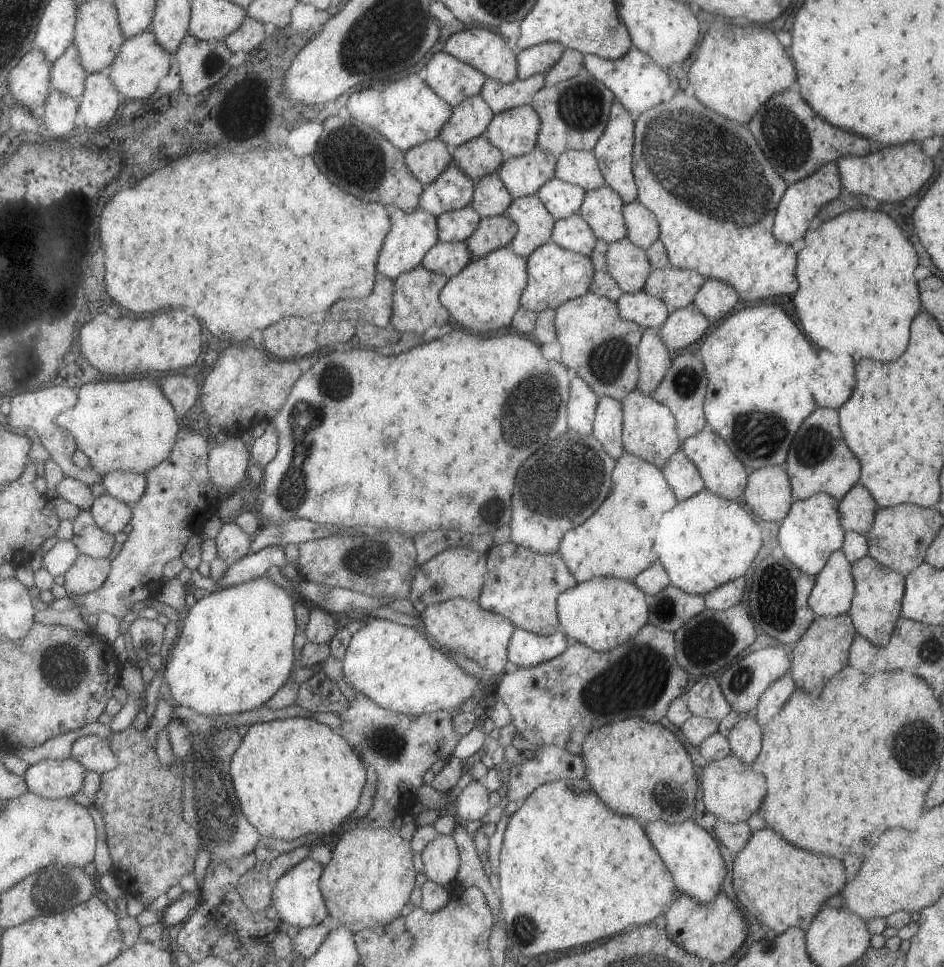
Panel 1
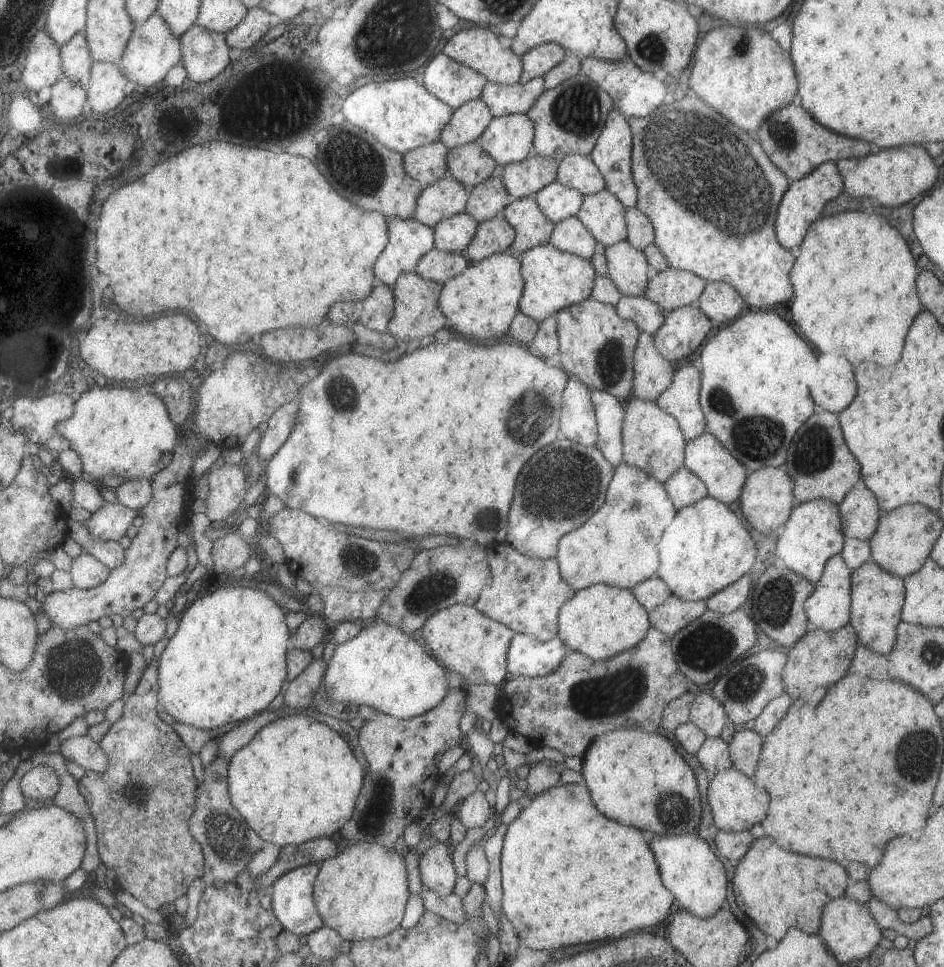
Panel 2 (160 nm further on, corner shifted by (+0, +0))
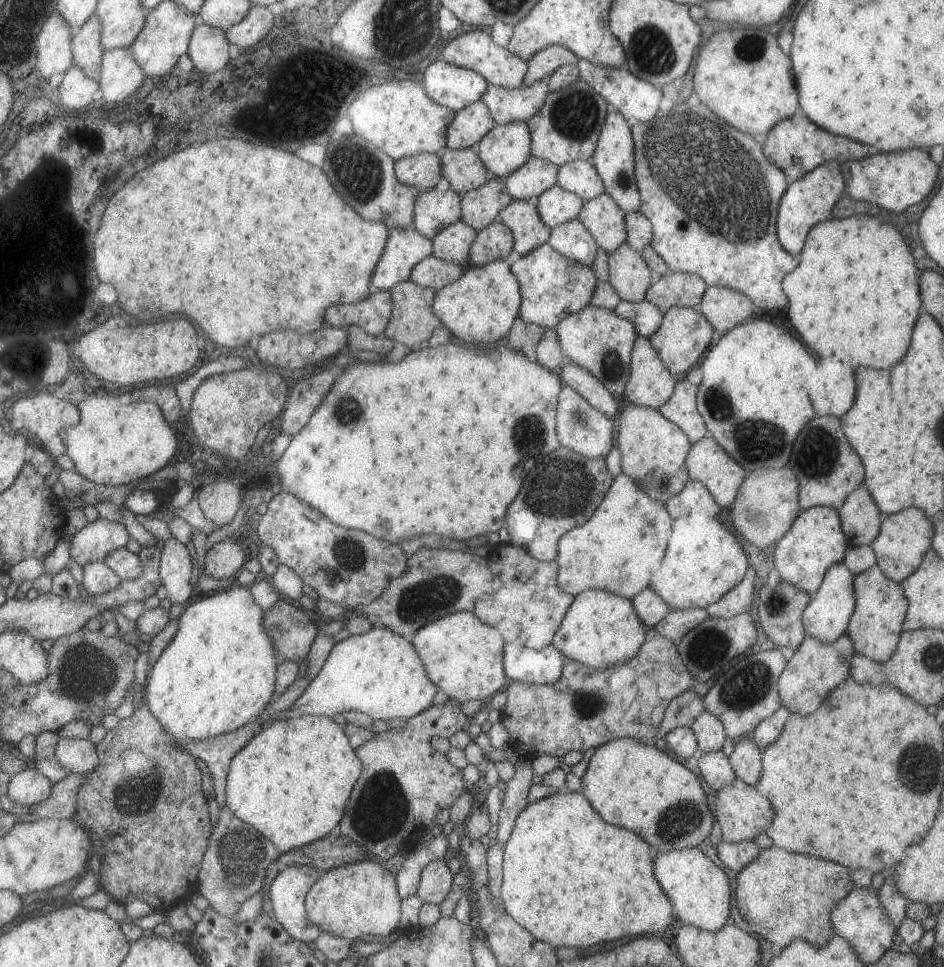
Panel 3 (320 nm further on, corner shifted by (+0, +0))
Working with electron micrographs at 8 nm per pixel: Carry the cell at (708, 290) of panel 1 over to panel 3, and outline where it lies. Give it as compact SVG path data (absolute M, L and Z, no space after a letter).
M716 285L706 288L696 309L712 330L723 333L738 326L756 310L747 296Z

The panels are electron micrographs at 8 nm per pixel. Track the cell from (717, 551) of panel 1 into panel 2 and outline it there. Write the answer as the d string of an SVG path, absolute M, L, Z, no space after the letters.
M709 496L676 511L656 547L659 552L656 577L666 584L671 595L684 601L704 601L745 573L759 570L766 552L765 546L751 540L728 505Z

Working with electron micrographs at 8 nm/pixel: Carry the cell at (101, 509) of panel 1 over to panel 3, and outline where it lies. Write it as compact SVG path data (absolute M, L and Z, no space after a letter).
M98 517L69 538L71 557L82 568L89 562L105 561L109 554L113 554L113 550L123 548L127 544L129 538L125 530L122 522Z

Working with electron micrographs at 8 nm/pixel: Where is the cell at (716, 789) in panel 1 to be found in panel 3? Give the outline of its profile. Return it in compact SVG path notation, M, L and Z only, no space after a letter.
M735 778L733 784L723 786L715 791L715 801L712 805L713 818L721 830L722 840L725 842L741 842L741 840L754 840L754 838L765 831L771 824L774 812L771 804L755 790L747 786L745 782Z

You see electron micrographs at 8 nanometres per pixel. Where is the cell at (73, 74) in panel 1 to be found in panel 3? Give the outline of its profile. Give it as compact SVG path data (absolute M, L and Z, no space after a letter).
M95 14L73 38L75 60L91 78L99 78L103 70L106 50L102 43L102 34L101 19Z

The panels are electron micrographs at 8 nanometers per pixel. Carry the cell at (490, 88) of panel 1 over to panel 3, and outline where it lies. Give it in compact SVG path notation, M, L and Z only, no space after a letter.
M545 80L516 89L487 85L480 100L489 109L495 125L506 125L515 121L526 123L543 106L547 93Z

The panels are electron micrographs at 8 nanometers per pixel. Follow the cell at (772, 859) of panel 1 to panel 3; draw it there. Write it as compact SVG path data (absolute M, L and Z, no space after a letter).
M774 845L761 848L757 858L745 864L736 875L736 900L741 917L751 928L752 935L767 940L781 949L795 938L801 938L813 946L825 946L827 940L834 936L829 920L831 908L839 900L843 900L853 888L854 885L846 867L835 862L803 856L803 854L791 854L775 848Z

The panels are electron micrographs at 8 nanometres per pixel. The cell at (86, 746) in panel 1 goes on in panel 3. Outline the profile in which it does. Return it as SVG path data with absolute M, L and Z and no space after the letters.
M62 738L57 746L58 764L71 773L94 772L101 762L97 745L91 740L80 738Z

